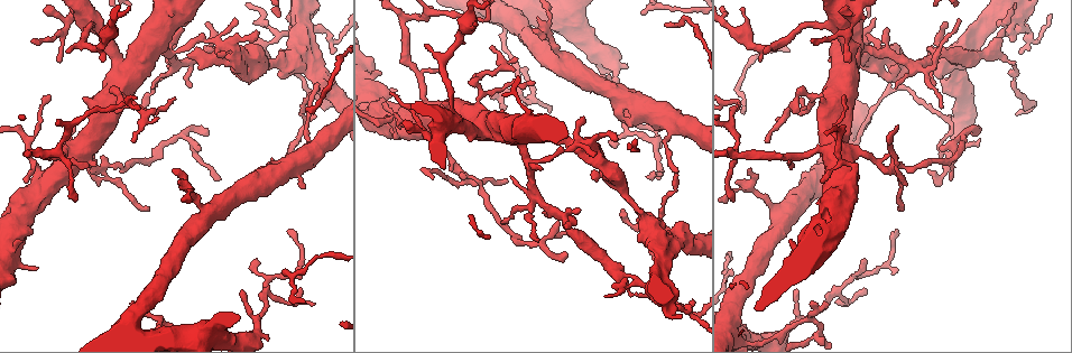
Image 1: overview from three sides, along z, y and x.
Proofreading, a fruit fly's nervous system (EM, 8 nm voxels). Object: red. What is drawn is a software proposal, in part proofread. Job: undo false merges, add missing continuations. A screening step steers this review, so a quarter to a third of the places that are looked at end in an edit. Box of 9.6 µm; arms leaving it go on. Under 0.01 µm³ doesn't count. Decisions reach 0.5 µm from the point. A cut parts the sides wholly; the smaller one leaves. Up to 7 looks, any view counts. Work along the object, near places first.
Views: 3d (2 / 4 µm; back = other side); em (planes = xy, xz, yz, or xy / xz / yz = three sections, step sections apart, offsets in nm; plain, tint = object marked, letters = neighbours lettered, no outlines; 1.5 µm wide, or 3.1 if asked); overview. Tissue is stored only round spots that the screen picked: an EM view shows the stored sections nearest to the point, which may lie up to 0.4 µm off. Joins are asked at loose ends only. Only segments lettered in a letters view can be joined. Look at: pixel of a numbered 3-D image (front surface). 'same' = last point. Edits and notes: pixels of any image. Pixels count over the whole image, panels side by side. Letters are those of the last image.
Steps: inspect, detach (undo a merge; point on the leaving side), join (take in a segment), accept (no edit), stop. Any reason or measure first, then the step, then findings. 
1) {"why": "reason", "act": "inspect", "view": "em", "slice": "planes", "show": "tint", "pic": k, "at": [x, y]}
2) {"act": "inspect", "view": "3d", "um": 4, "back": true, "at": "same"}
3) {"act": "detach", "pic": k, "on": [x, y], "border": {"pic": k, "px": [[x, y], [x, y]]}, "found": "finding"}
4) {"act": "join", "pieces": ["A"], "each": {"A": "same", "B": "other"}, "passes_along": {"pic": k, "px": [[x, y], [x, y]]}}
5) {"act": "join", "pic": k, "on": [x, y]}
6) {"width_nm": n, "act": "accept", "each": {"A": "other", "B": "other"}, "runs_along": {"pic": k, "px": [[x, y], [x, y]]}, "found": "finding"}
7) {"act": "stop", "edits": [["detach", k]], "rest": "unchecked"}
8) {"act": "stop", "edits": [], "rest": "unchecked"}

{"act": "inspect", "view": "3d", "um": 4, "pic": 1, "at": [979, 141]}

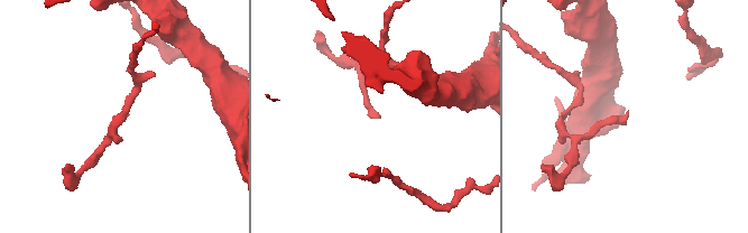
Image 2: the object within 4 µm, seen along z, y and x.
{"why": "need the tissue", "act": "inspect", "view": "em", "slice": "planes", "show": "letters", "pic": 2, "at": [127, 116]}

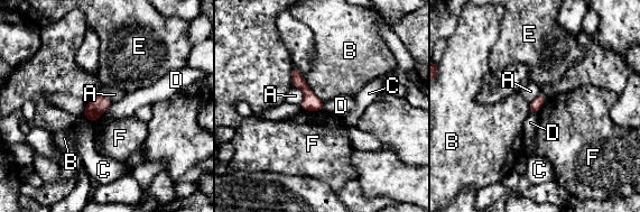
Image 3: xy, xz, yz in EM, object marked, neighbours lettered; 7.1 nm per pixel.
{"width_nm": 90, "longest_contact_nm": ["B", 200], "act": "accept", "each": {"A": "other", "B": "other", "C": "other", "D": "other", "E": "other", "F": "other"}, "found": "none of them fits"}

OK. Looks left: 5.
{"why": "abrupt turn", "act": "inspect", "view": "3d", "um": 4, "pic": 1, "at": [898, 88]}

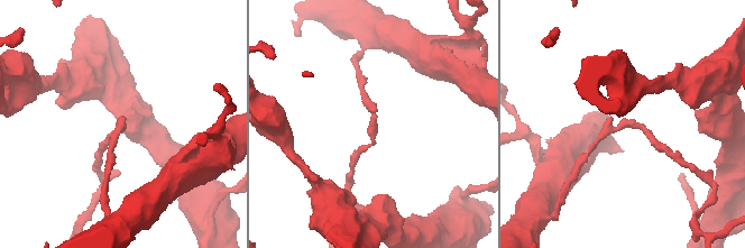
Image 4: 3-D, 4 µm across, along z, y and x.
{"act": "inspect", "view": "em", "slice": "planes", "show": "tint", "pic": 4, "at": [373, 127]}

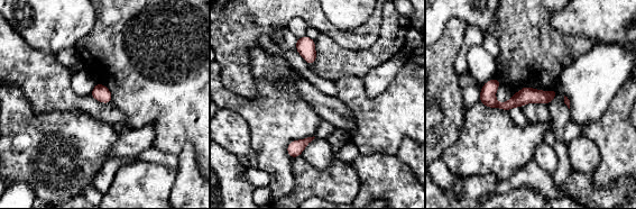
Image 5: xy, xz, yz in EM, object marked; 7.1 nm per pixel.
{"why": "see the neighbours", "act": "inspect", "view": "em", "slice": "planes", "show": "letters", "at": "same"}

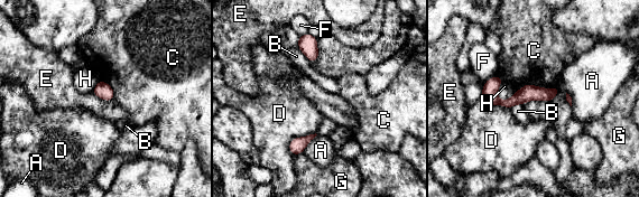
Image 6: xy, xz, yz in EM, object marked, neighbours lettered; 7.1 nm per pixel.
{"width_nm": 120, "act": "accept", "each": {"A": "other", "B": "other", "C": "other", "D": "other", "E": "other", "F": "other", "G": "other", "H": "other"}, "border": {"pic": 6, "px": [[548, 101], [526, 101], [522, 104]]}, "found": "one cell here"}

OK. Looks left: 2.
{"why": "branch stops here", "act": "inspect", "view": "em", "slice": "planes", "show": "letters", "pic": 1, "at": [599, 176]}

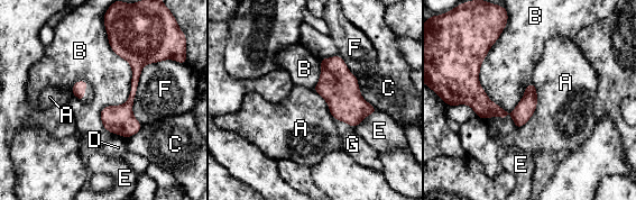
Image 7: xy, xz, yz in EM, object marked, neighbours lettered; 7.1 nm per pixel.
{"act": "accept", "each": {"A": "other", "B": "other", "C": "other", "D": "other", "E": "other", "F": "other", "G": "other"}, "border": {"pic": 7, "px": [[533, 82], [536, 109], [517, 129]]}, "found": "none of them fits"}

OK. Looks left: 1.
{"act": "stop", "edits": [], "rest": "unchecked"}

